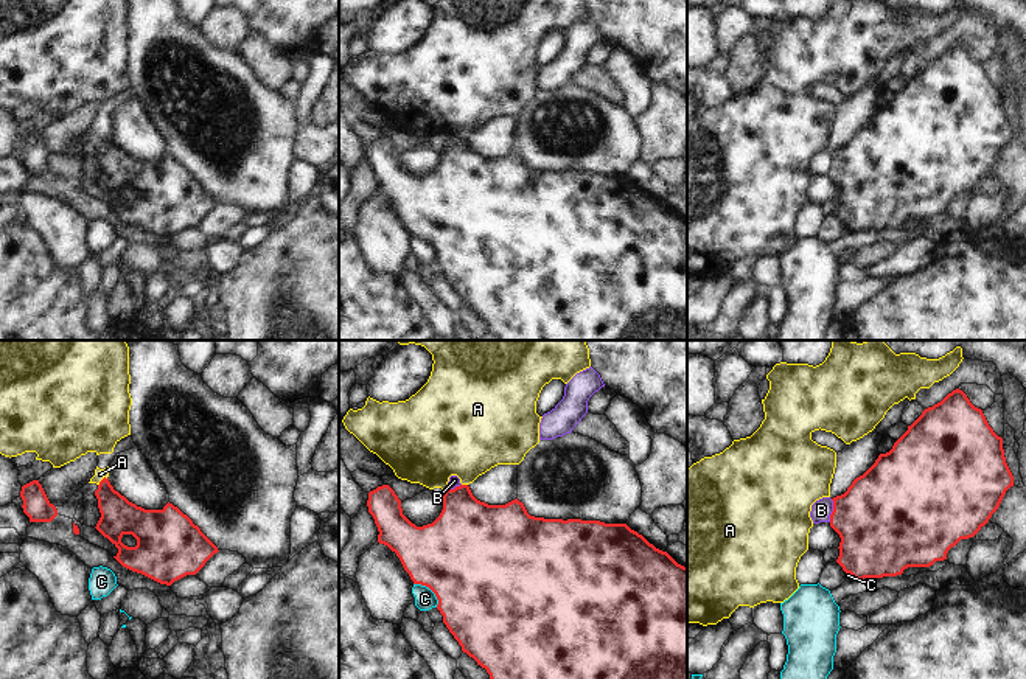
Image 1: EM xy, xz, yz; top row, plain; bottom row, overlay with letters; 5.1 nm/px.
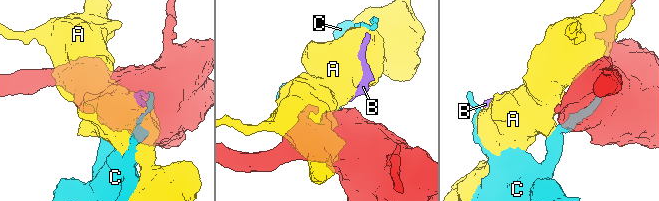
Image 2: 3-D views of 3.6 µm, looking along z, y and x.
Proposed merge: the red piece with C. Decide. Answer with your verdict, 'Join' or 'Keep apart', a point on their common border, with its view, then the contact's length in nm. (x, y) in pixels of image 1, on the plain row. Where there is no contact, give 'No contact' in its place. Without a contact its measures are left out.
Keep apart. Touches red at xz (431, 241). Shared border 180 nm.

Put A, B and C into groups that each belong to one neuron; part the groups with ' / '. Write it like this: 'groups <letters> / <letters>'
groups A / B / C

